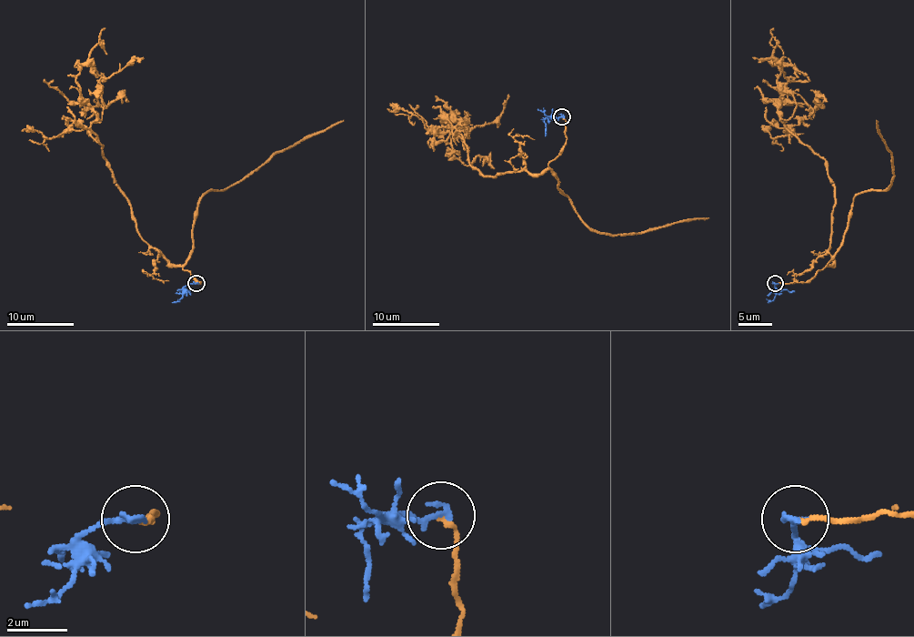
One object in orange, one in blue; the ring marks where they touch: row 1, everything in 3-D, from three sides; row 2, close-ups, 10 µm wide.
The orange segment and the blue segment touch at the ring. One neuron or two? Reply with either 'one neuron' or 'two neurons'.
one neuron

